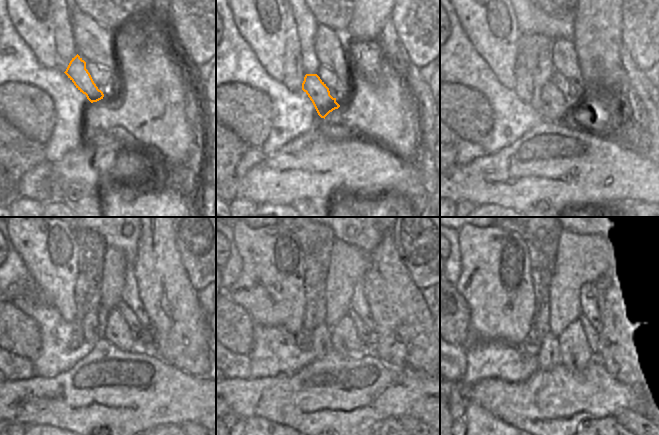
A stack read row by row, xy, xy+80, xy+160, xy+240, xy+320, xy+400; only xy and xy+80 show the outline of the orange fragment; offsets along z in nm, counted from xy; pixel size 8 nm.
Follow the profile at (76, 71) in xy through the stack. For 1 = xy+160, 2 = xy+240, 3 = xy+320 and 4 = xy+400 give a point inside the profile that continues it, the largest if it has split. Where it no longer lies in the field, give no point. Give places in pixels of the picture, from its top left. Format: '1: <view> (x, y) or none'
1: xy+160 (553, 107)
2: xy+240 (117, 332)
3: xy+320 (345, 339)
4: xy+400 (575, 354)

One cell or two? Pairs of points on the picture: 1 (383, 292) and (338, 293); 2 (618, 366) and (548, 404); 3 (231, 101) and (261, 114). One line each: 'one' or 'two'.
1: two
2: two
3: one

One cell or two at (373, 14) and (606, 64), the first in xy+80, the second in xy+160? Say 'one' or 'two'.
one

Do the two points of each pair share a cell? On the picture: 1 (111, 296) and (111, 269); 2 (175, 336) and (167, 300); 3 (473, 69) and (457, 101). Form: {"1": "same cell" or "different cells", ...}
{"1": "same cell", "2": "same cell", "3": "different cells"}

